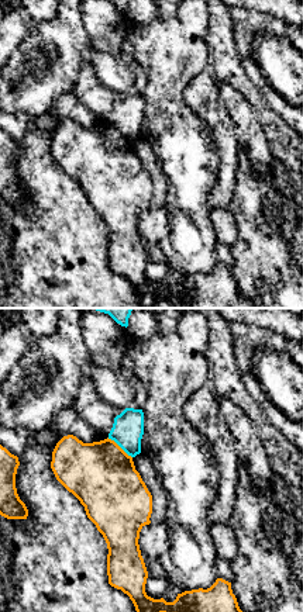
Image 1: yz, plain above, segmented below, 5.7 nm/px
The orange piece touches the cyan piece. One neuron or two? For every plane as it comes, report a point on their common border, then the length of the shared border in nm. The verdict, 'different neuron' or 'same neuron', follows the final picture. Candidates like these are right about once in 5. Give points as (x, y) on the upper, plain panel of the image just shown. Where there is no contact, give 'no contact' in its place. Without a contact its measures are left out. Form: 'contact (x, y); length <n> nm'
contact (119, 131); length 180 nm

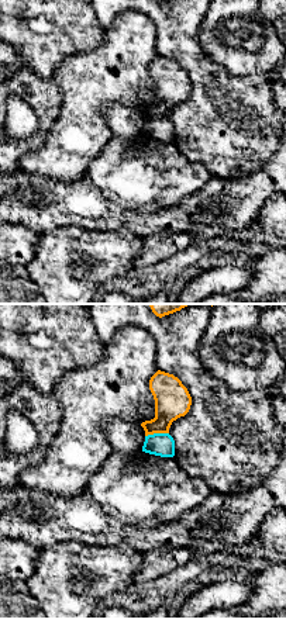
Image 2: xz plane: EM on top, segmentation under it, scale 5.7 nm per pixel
contact (157, 117); length 140 nm

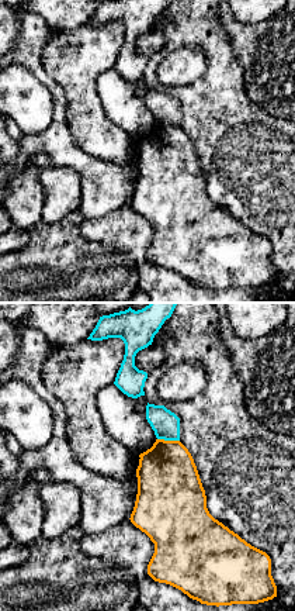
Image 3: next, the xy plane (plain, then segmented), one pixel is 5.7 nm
contact (169, 126); length 130 nm

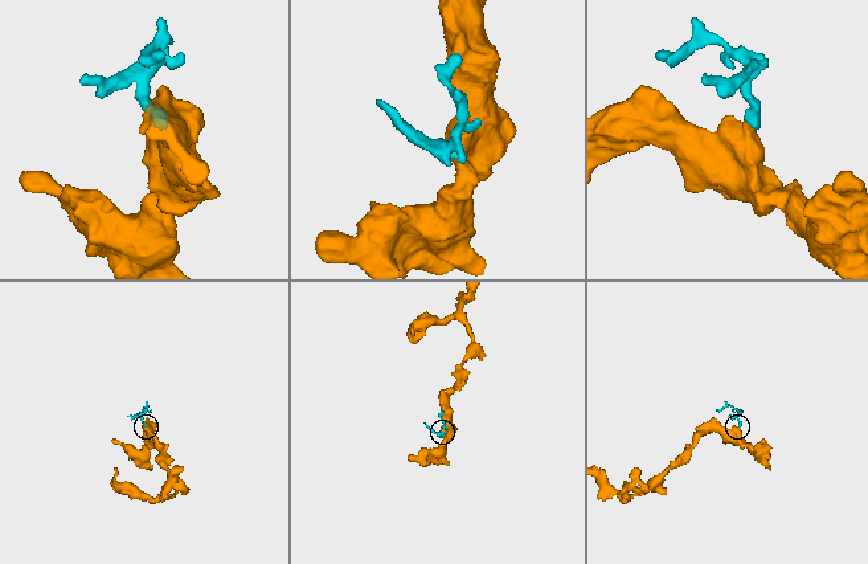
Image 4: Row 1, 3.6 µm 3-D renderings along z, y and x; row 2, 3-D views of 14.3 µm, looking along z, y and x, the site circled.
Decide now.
different neuron

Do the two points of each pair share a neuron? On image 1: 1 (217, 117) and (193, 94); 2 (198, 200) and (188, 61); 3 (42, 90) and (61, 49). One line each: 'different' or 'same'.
1: same
2: same
3: same

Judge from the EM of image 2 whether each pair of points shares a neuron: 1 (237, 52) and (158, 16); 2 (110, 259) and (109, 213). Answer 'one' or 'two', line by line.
1: two
2: two

